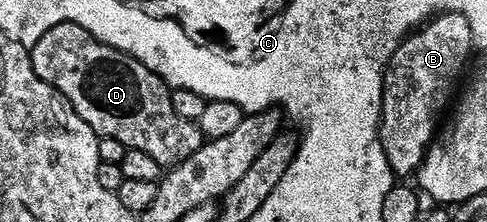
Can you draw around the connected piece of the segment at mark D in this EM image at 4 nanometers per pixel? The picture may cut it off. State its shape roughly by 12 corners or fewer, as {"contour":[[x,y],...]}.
{"contour":[[77,24],[32,65],[96,135],[166,170],[205,144],[173,89]]}

